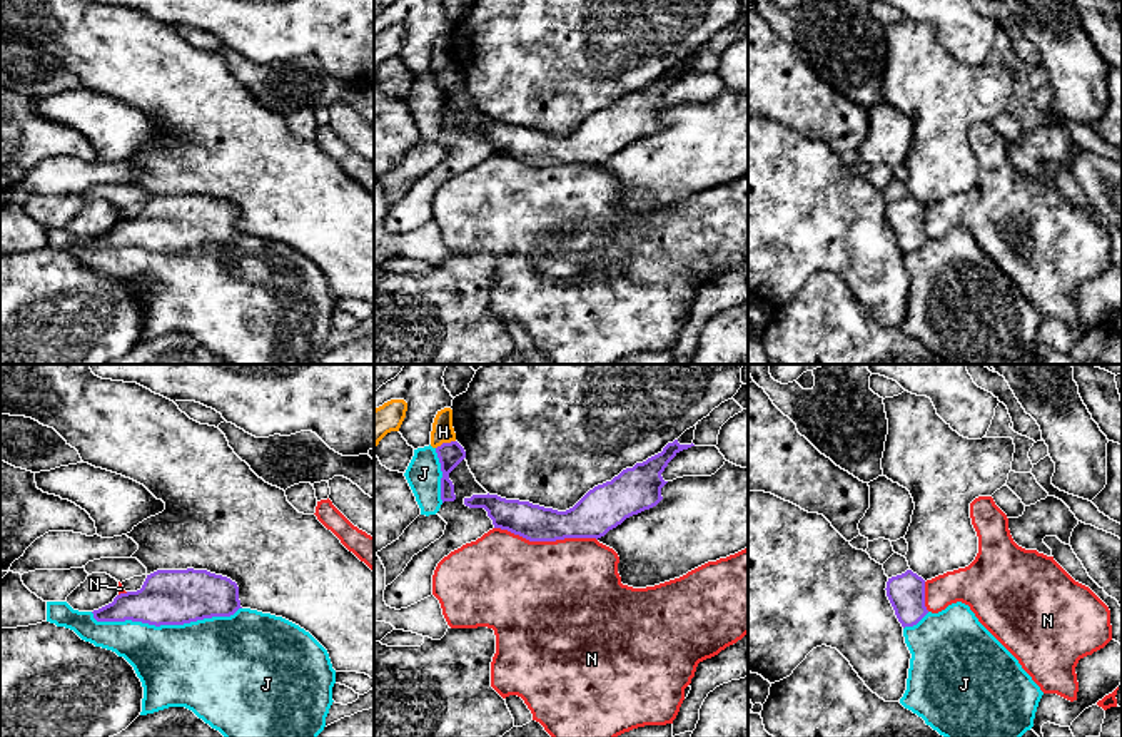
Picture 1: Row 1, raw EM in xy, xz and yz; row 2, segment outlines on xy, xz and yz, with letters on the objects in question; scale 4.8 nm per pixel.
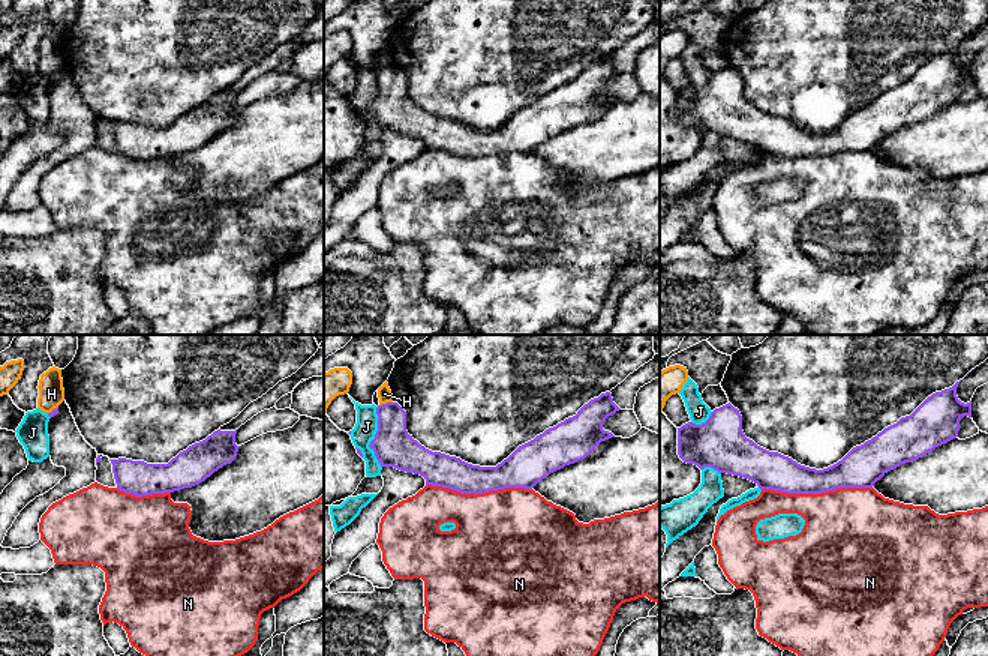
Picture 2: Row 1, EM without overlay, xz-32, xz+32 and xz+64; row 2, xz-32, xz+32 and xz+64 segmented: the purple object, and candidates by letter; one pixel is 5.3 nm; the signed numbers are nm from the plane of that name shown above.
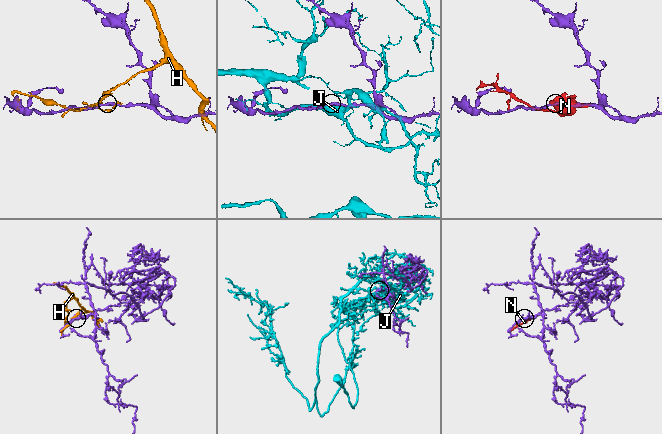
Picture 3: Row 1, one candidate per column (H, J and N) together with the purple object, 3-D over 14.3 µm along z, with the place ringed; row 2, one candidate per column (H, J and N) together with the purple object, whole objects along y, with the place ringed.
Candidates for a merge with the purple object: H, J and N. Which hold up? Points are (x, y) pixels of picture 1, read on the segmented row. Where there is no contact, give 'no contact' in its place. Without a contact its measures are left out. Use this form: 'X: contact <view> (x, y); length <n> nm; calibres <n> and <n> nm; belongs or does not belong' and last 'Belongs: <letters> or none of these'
H: contact xz (444, 443); length 100 nm; calibres 120 and 110 nm; does not belong
J: contact xy (164, 624); length 750 nm; calibres 280 and 420 nm; does not belong
N: contact xz (546, 540); length 500 nm; calibres 200 and 500 nm; belongs
Belongs: N

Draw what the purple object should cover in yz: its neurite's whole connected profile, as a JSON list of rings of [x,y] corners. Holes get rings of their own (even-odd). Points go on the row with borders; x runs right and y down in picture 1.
[[[992,496],[970,503],[978,536],[975,560],[923,580],[912,570],[887,582],[902,627],[962,602],[1018,660],[1044,694],[1077,700],[1075,667],[1112,640],[1110,610],[1055,560],[1018,546]]]

